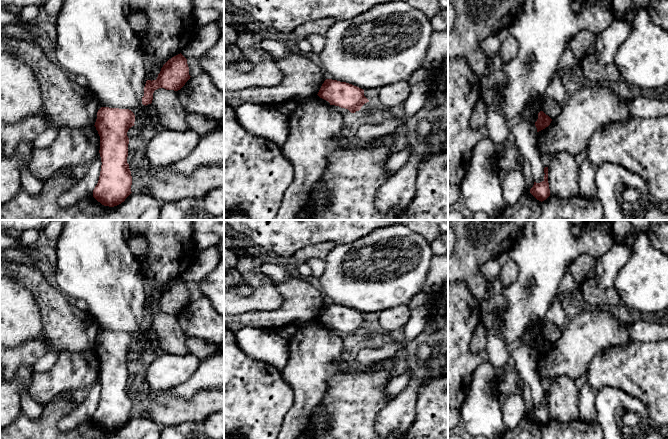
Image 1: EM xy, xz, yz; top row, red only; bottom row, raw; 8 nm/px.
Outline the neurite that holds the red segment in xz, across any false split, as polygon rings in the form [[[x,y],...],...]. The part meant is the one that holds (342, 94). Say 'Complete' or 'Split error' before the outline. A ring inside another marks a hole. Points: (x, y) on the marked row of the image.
Complete. [[[326,79],[318,94],[320,98],[328,101],[330,105],[348,109],[351,113],[359,111],[369,102],[364,96],[364,90],[346,82]]]

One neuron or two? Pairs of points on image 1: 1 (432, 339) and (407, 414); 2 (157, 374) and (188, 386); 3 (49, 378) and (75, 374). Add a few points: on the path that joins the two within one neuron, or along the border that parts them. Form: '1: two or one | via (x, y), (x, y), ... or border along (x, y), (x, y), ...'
1: one | via (412, 349), (415, 382), (409, 393)
2: two | border along (198, 366), (186, 380), (162, 392)
3: one | via (55, 378), (63, 378), (69, 374)

